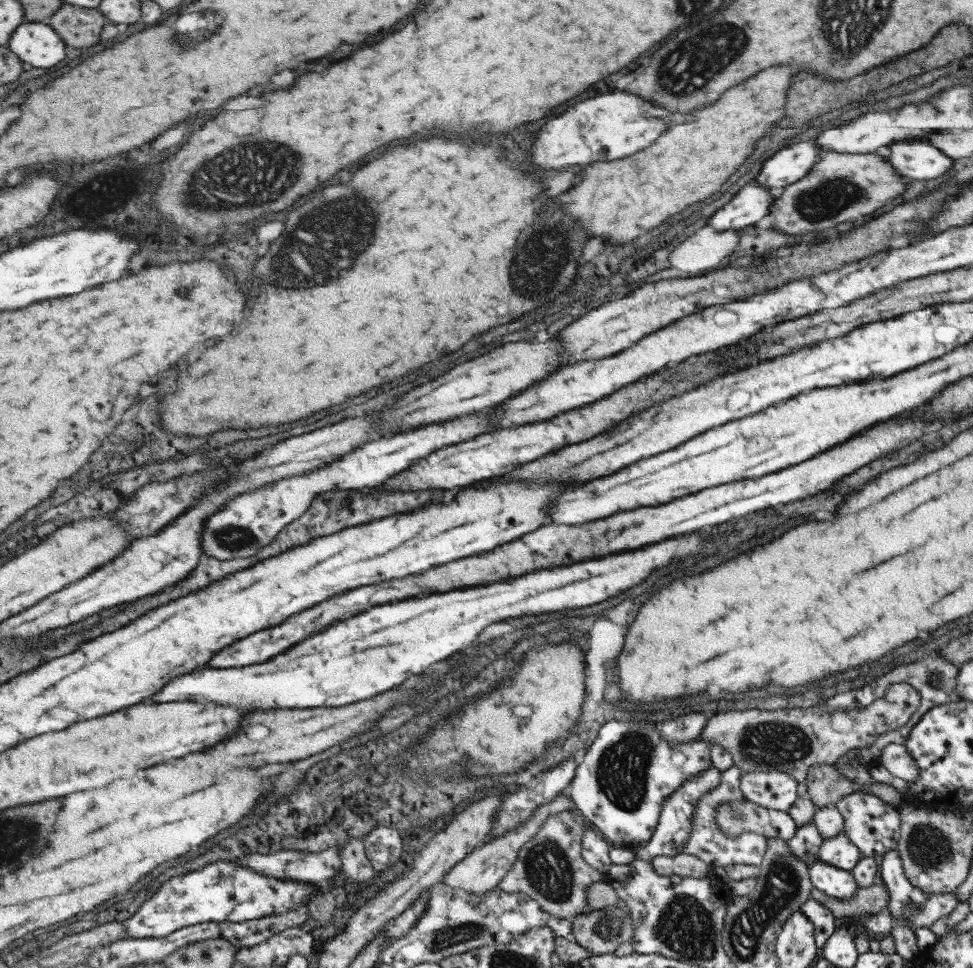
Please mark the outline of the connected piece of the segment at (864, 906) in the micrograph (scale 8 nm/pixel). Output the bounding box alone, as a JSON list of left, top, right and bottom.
[810,885,888,919]

